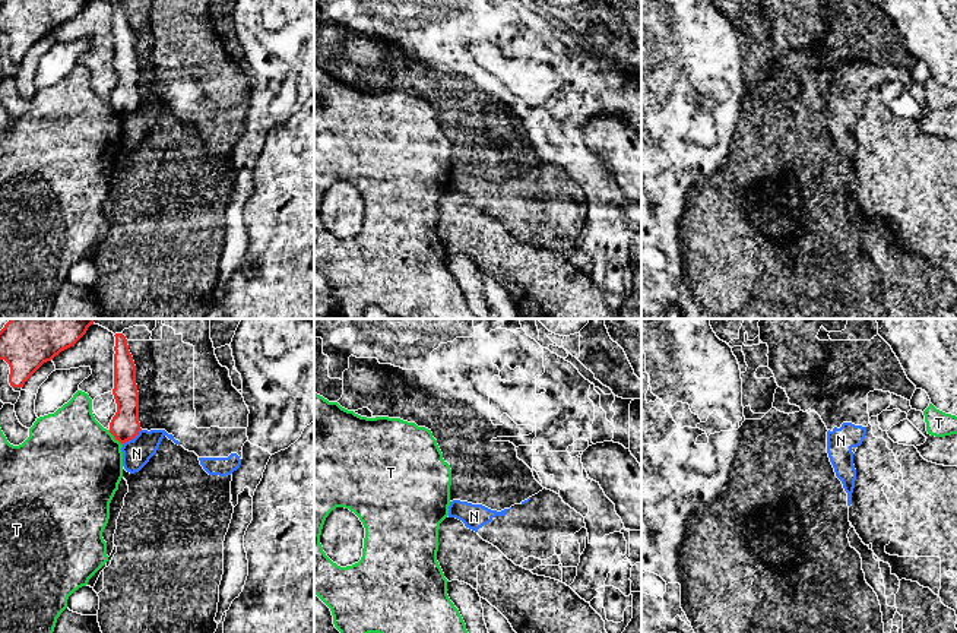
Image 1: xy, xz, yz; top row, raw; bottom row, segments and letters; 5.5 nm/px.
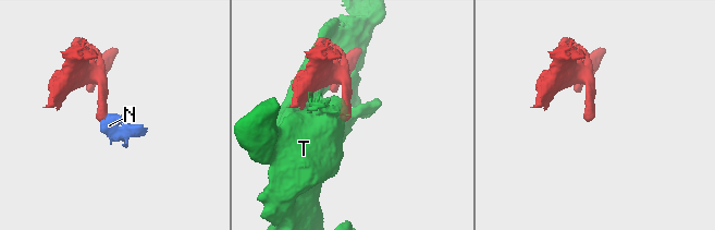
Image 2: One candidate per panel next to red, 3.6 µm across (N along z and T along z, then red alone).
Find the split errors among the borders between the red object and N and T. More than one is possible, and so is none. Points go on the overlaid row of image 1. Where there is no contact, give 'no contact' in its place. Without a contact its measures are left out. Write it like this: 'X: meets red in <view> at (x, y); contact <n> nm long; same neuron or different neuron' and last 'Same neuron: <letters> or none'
N: meets red in xy at (132, 439); contact 140 nm long; different neuron
T: meets red in xy at (114, 437); contact 120 nm long; different neuron
Same neuron: none

